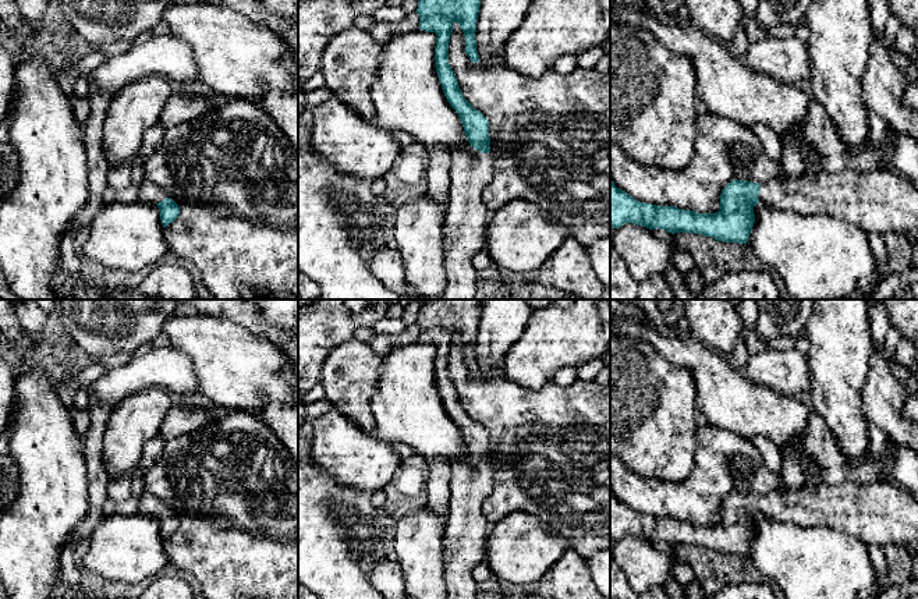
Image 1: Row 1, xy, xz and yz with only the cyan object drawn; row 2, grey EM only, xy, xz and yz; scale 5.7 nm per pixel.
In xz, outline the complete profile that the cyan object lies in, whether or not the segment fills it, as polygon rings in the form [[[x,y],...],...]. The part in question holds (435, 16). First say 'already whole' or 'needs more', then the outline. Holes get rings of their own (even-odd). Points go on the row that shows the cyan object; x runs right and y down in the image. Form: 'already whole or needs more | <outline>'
needs more | [[[419,0],[417,13],[419,15],[419,29],[436,33],[435,60],[436,72],[442,84],[443,93],[450,106],[458,114],[464,132],[469,142],[468,146],[454,148],[450,153],[451,188],[449,203],[444,213],[444,269],[447,274],[446,288],[442,300],[475,300],[476,269],[472,258],[486,249],[486,226],[490,212],[482,202],[482,192],[493,178],[493,155],[490,153],[489,121],[488,118],[462,96],[457,77],[449,64],[449,43],[453,25],[460,24],[465,36],[465,53],[472,63],[481,59],[476,50],[476,18],[481,0]]]

